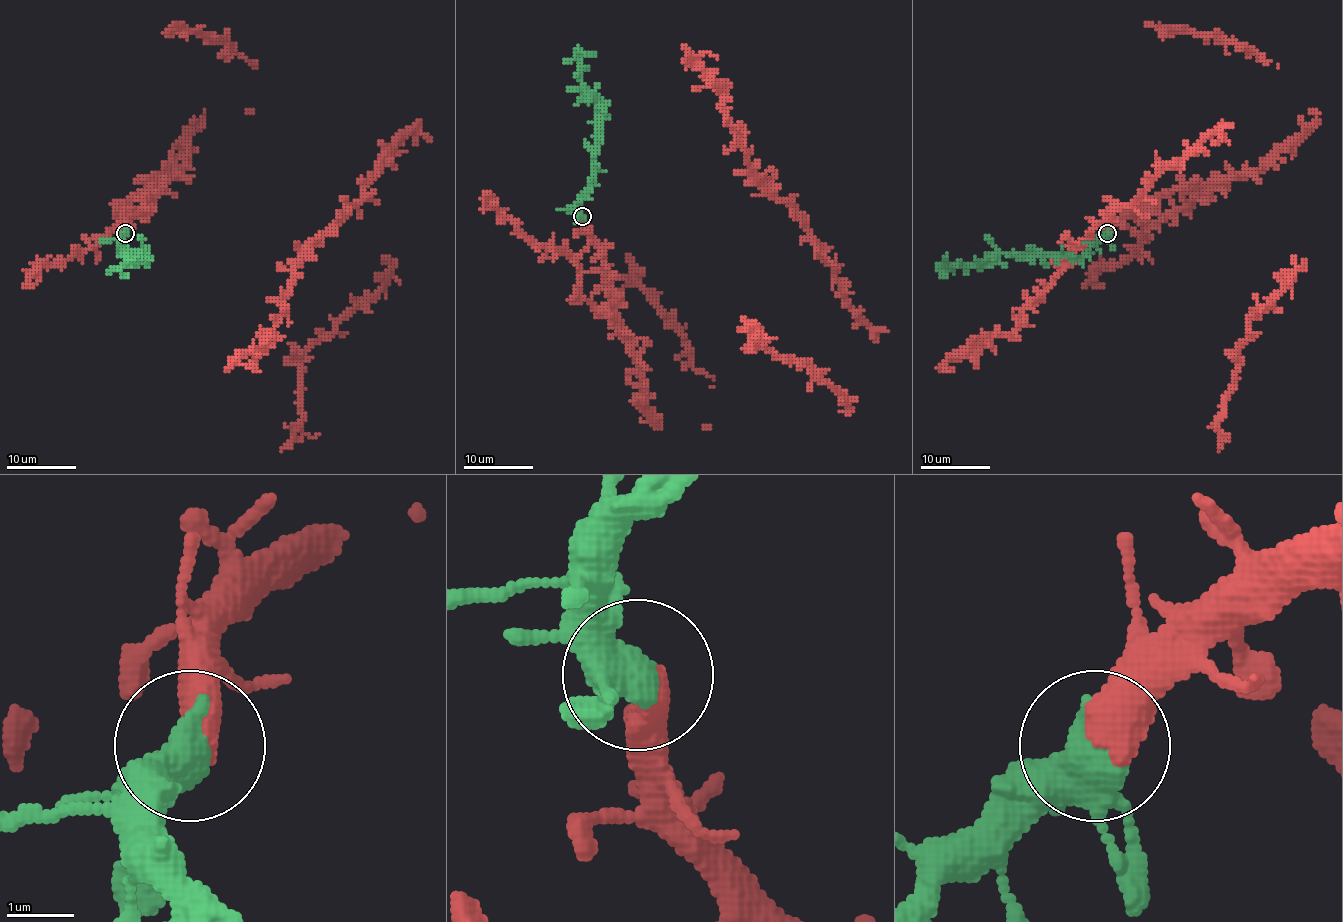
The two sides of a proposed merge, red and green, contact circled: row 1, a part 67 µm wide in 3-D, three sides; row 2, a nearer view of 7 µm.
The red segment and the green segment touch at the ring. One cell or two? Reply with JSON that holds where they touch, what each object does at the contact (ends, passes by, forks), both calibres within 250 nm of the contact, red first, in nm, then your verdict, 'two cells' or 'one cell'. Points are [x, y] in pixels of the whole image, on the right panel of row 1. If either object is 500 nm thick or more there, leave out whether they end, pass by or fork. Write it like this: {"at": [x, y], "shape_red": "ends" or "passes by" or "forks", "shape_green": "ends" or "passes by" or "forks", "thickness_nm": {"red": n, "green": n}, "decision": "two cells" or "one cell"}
{"at": [1107, 233], "thickness_nm": {"red": 550, "green": 480}, "decision": "one cell"}

